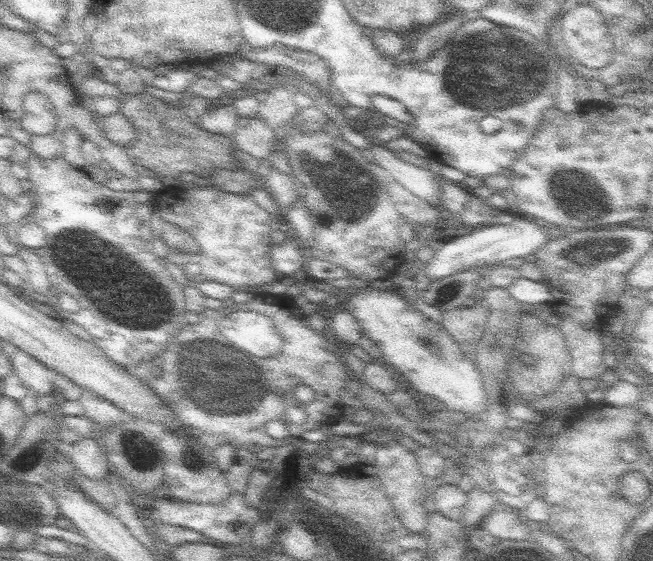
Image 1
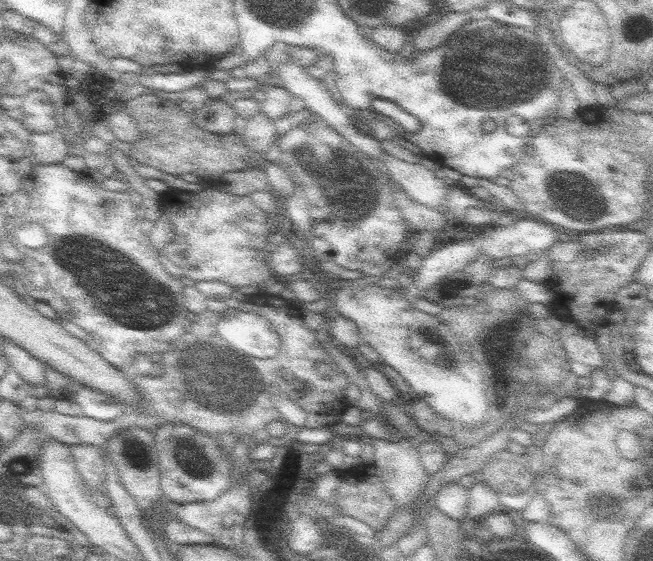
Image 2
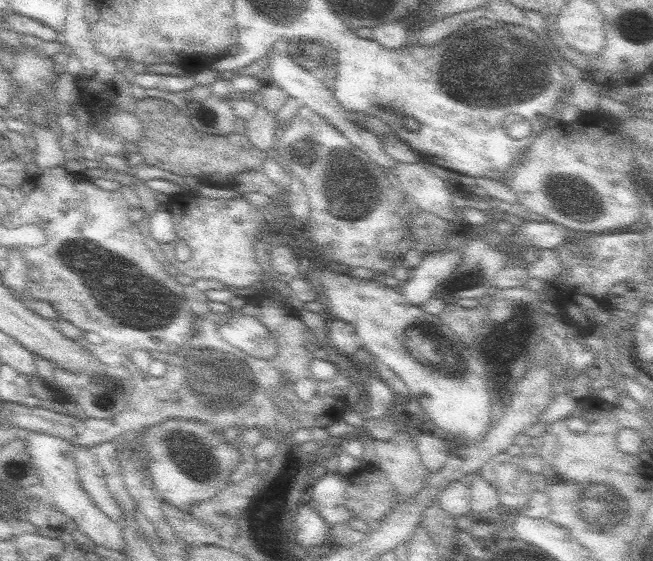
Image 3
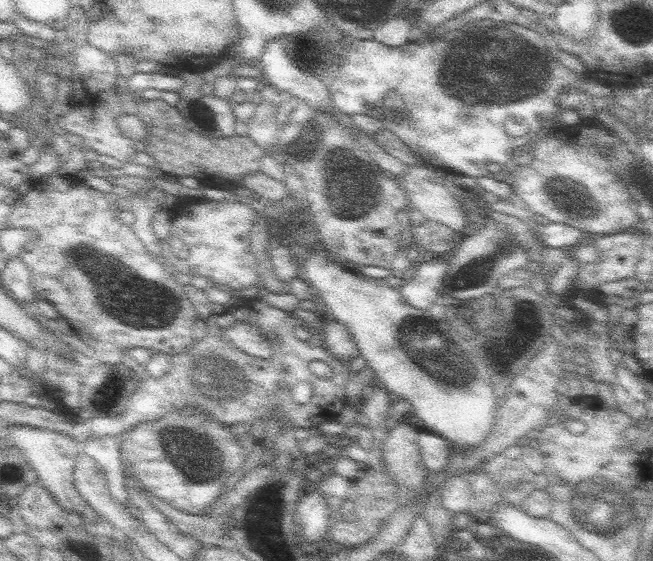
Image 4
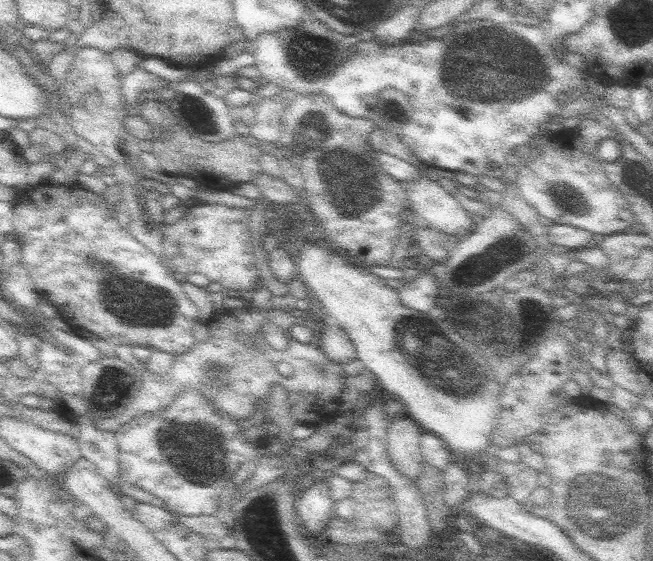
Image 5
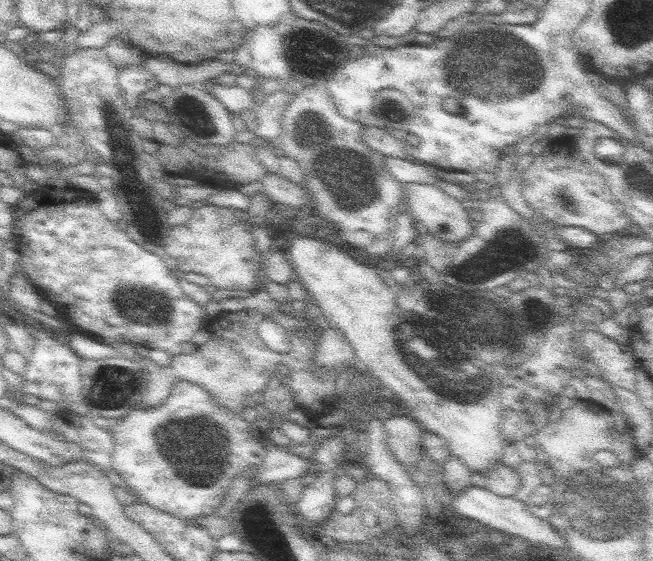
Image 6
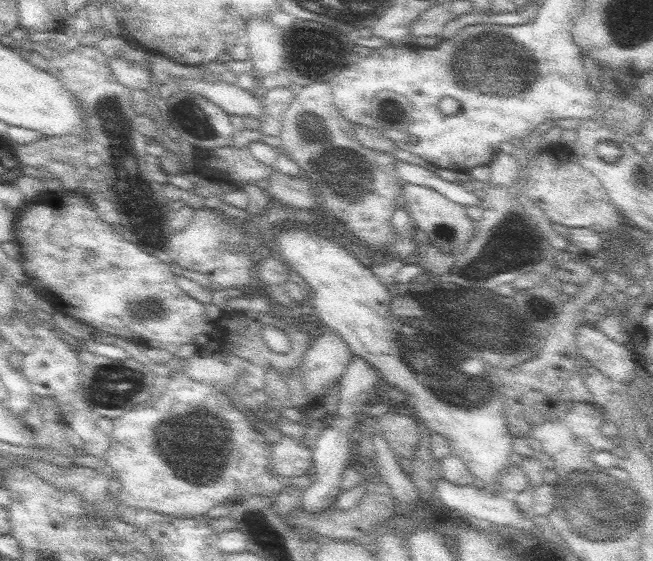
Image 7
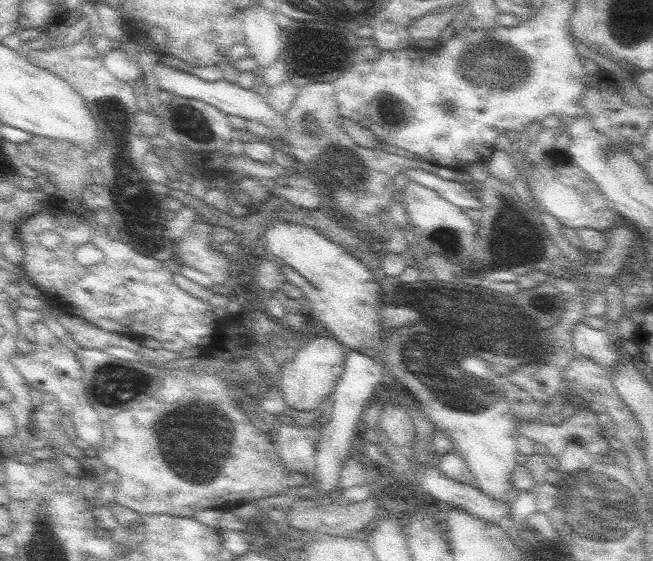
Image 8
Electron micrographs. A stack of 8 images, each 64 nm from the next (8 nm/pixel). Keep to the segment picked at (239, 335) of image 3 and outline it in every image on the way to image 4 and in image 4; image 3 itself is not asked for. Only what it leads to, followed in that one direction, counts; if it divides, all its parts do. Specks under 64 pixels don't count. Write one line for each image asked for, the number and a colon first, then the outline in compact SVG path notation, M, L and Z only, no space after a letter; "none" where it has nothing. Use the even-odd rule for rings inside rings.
4: M235 322L231 328L225 330L225 338L253 358L265 360L265 358L271 358L273 354L273 344L265 336L261 336L259 328L247 322Z

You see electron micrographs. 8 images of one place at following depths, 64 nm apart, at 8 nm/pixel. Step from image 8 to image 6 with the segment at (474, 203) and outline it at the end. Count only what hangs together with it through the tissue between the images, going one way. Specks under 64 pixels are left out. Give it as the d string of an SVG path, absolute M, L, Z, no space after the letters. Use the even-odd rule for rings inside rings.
M387 156L387 158L385 158L385 168L389 170L391 176L395 176L395 180L399 180L399 182L403 182L403 184L433 184L433 186L443 188L449 196L457 198L459 202L461 202L461 200L469 200L465 188L459 188L459 184L439 182L433 172L425 170L423 166L419 166L419 164L415 164L415 162L409 162L409 160L403 160L403 158Z

